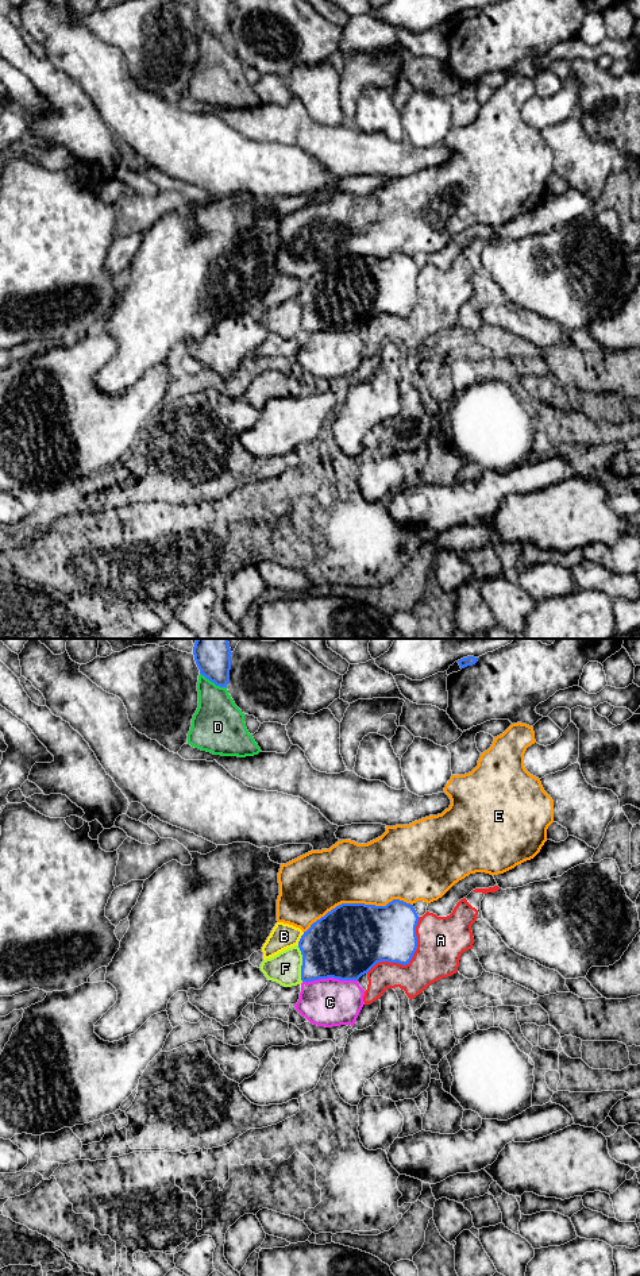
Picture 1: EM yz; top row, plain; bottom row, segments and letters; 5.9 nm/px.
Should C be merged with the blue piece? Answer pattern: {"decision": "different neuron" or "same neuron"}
{"decision": "different neuron"}

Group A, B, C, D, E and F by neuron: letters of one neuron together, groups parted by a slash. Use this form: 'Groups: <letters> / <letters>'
Groups: A / B F / C / D / E

